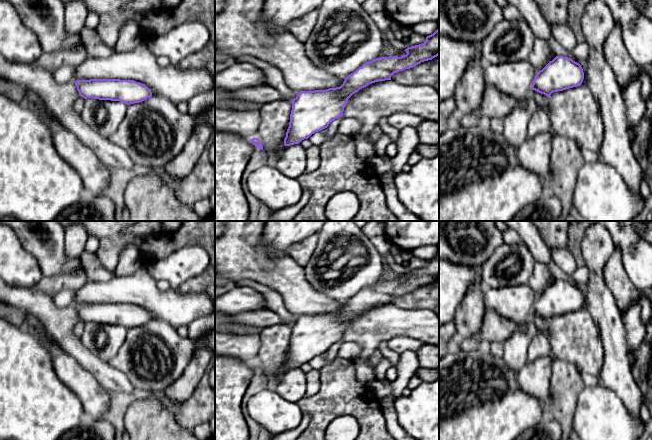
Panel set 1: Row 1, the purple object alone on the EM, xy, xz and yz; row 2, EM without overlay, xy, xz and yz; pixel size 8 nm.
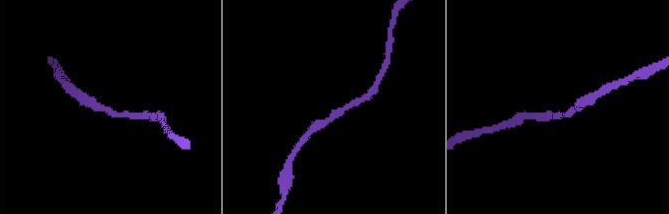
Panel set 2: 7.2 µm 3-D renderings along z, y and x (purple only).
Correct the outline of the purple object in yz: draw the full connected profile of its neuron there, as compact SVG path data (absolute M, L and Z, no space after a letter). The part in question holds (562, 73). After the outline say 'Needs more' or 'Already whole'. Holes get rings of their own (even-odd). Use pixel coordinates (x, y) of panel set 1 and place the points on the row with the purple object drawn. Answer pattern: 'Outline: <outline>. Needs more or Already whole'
Outline: M556 56L540 70L532 84L532 90L549 97L553 92L580 86L584 79L581 65L564 56Z. Already whole

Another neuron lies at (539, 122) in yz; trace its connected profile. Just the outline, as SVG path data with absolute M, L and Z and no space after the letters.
M535 90L531 91L531 96L538 104L539 108L532 113L528 123L527 138L533 138L536 135L544 132L553 132L547 111L545 110L548 102L548 97Z

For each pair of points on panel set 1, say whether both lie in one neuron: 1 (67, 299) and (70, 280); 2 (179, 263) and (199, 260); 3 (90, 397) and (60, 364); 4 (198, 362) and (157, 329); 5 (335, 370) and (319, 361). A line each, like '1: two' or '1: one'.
1: two
2: one
3: one
4: two
5: two

